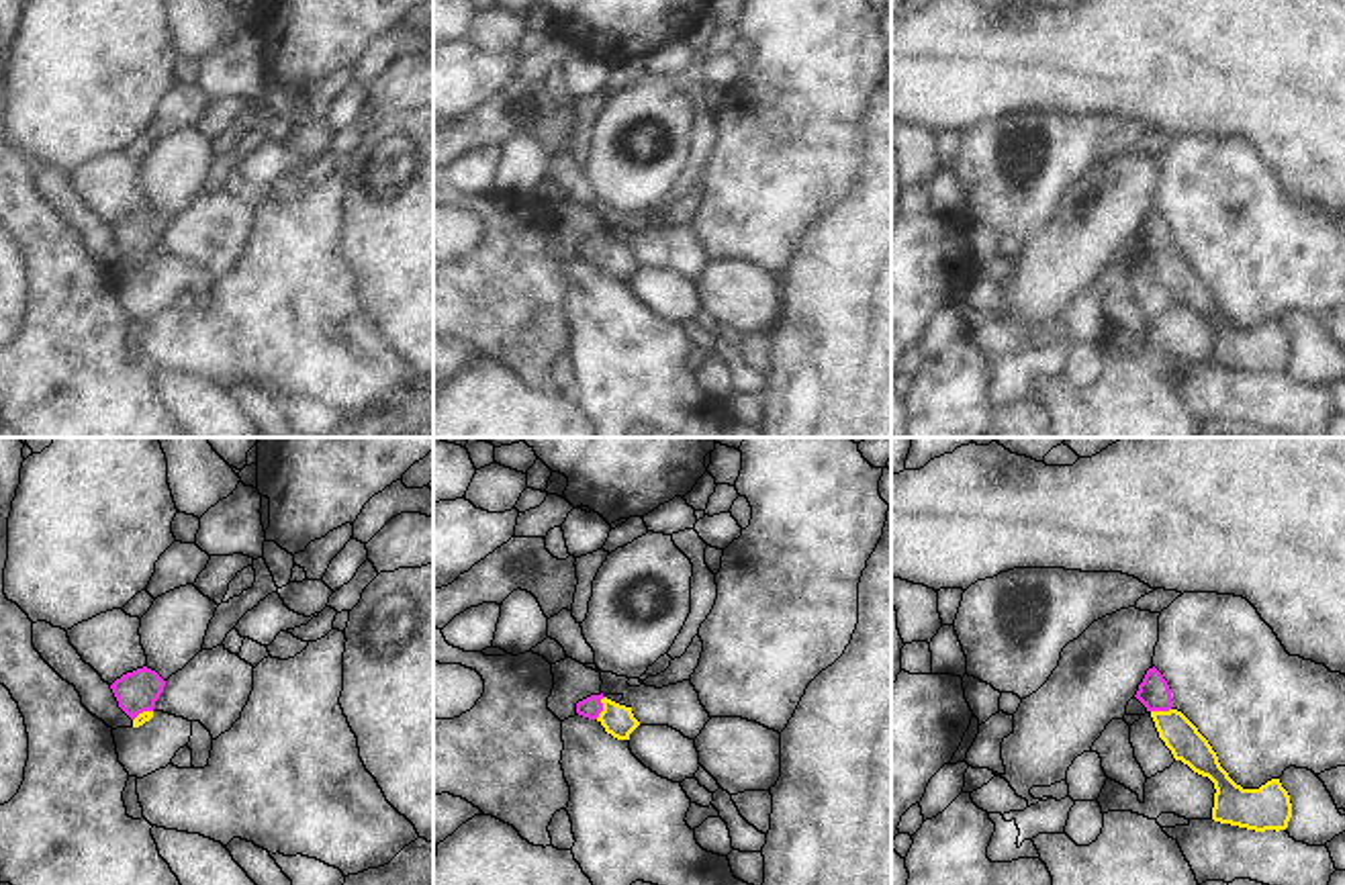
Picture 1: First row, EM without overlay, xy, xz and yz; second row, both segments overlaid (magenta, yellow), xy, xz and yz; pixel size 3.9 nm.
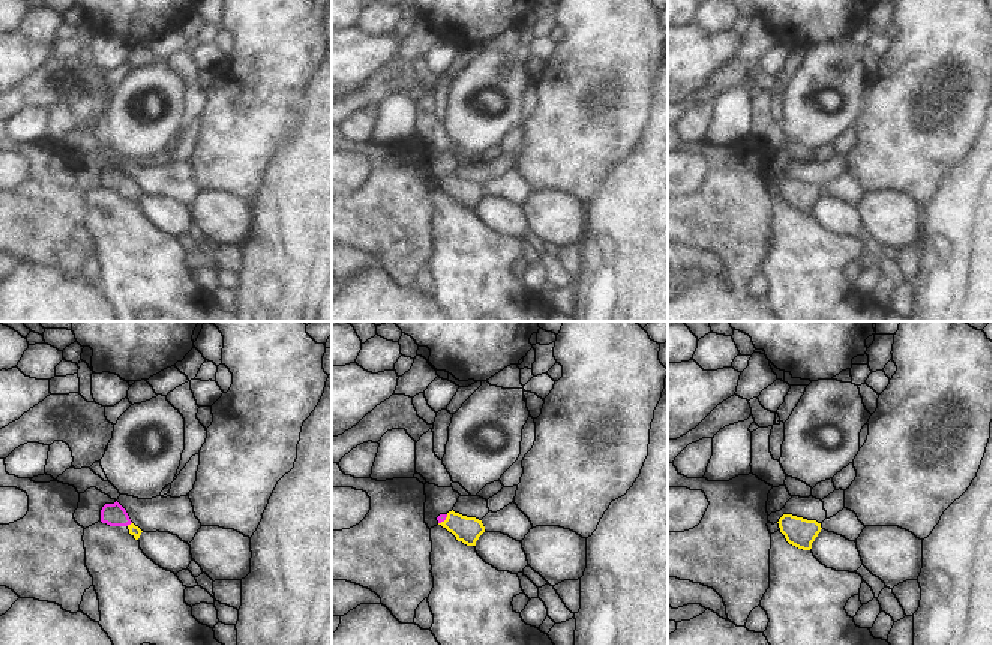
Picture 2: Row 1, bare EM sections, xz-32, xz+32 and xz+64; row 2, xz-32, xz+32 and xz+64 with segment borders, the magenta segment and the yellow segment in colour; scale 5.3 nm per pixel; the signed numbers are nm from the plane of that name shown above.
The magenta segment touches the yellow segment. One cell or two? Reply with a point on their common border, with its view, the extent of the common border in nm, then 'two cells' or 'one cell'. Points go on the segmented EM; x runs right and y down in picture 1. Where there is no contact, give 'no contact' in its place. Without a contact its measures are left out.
contact xz (601, 708); length 90 nm; one cell

